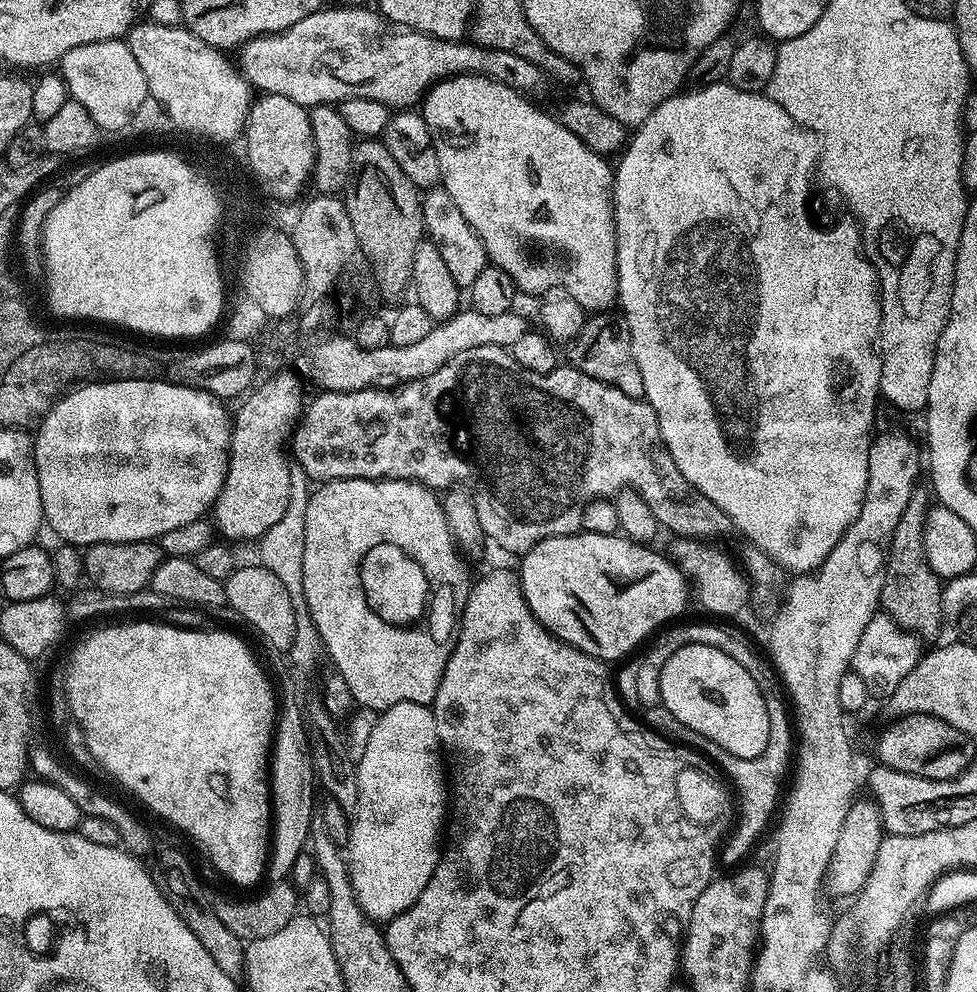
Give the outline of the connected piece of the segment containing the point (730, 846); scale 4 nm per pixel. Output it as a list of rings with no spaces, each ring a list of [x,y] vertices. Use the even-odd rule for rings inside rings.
[[[770,686],[764,688],[766,710],[770,714],[770,738],[766,738],[766,750],[762,750],[758,758],[724,760],[724,765],[719,767],[723,775],[728,775],[732,779],[731,787],[734,792],[734,787],[736,787],[735,795],[738,797],[738,815],[735,817],[734,827],[718,852],[719,863],[732,864],[728,866],[736,866],[743,861],[740,859],[751,850],[752,843],[763,834],[764,827],[767,826],[772,811],[775,808],[777,811],[778,801],[782,796],[780,779],[784,776],[784,763],[787,762],[788,756],[790,760],[790,753],[794,748],[794,732],[790,727],[790,716],[780,716],[780,711],[786,708],[786,704],[785,701],[780,700],[781,689],[777,688],[770,688]],[[738,795],[740,795],[740,800]],[[776,799],[778,799],[777,804]]]

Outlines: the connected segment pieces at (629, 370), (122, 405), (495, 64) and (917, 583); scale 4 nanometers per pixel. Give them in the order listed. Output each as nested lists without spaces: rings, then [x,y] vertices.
[[[592,314],[585,319],[584,329],[579,332],[576,339],[571,341],[568,352],[571,367],[580,372],[590,374],[590,378],[598,378],[598,382],[606,382],[622,394],[635,400],[644,396],[642,386],[642,370],[638,370],[638,362],[634,362],[632,339],[628,333],[628,326],[623,319],[616,320],[612,314]]]
[[[161,378],[157,380],[148,381],[114,381],[106,380],[98,384],[86,384],[77,386],[71,392],[60,397],[60,400],[40,421],[38,427],[34,432],[34,455],[36,458],[36,473],[38,474],[38,486],[42,494],[42,510],[44,511],[44,524],[47,527],[52,527],[61,537],[59,538],[65,544],[74,544],[77,546],[87,546],[89,544],[125,544],[126,542],[134,542],[135,540],[151,540],[155,541],[157,538],[166,534],[168,530],[177,529],[178,526],[184,526],[187,523],[194,522],[201,519],[208,511],[215,505],[218,494],[224,485],[224,479],[228,473],[228,445],[232,442],[232,420],[230,419],[230,412],[224,409],[225,401],[218,396],[212,396],[209,392],[203,392],[197,388],[187,388],[185,384],[179,382],[171,382],[167,384],[167,379]]]
[[[325,6],[319,12],[302,18],[302,22],[294,22],[294,26],[285,32],[249,40],[239,53],[238,67],[253,89],[261,88],[259,91],[269,96],[290,98],[290,102],[305,106],[335,105],[348,99],[366,98],[384,104],[389,110],[408,110],[419,105],[433,84],[447,80],[450,76],[485,76],[521,94],[528,94],[531,88],[538,87],[542,81],[540,68],[534,66],[534,62],[526,62],[526,58],[518,58],[518,54],[510,54],[510,50],[482,48],[475,42],[467,44],[466,41],[464,38],[440,40],[416,28],[395,24],[379,11],[371,12],[368,8]]]
[[[913,492],[906,510],[902,510],[902,518],[898,518],[898,526],[894,526],[892,541],[886,549],[884,581],[880,591],[880,608],[900,629],[924,642],[934,639],[940,632],[940,624],[945,623],[940,601],[942,580],[933,574],[924,557],[924,518],[930,507],[929,493],[925,492]]]

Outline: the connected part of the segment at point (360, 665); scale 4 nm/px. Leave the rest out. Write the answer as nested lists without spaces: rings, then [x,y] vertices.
[[[330,480],[319,485],[317,492],[313,491],[308,498],[308,505],[306,506],[306,538],[304,539],[304,549],[302,550],[302,590],[306,594],[306,606],[310,618],[314,622],[314,626],[320,635],[320,642],[323,651],[328,651],[328,656],[332,659],[332,664],[336,667],[335,675],[346,682],[346,686],[350,690],[353,701],[361,708],[369,708],[374,710],[377,714],[386,711],[387,708],[396,706],[399,703],[420,703],[424,705],[431,705],[432,700],[438,694],[438,686],[442,682],[442,674],[446,670],[446,662],[452,653],[452,646],[454,643],[454,633],[458,628],[458,613],[461,611],[462,605],[468,599],[470,591],[470,579],[468,580],[468,572],[464,569],[461,555],[455,544],[452,541],[448,527],[446,526],[444,505],[441,497],[437,495],[433,489],[428,488],[425,484],[416,484],[412,480]]]

